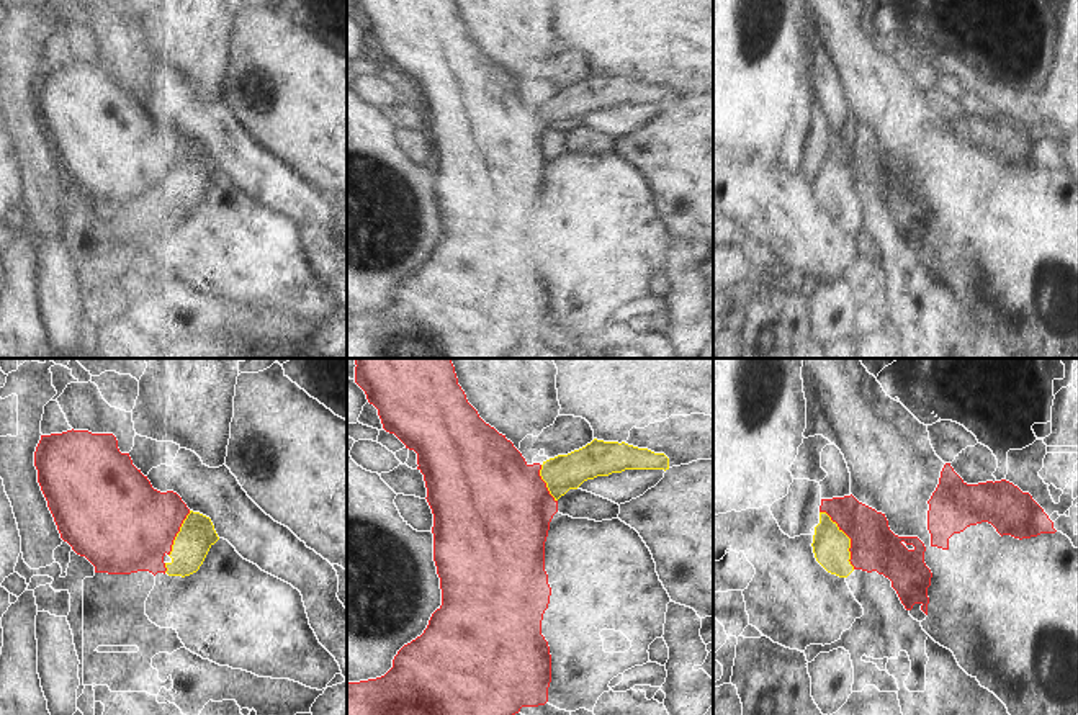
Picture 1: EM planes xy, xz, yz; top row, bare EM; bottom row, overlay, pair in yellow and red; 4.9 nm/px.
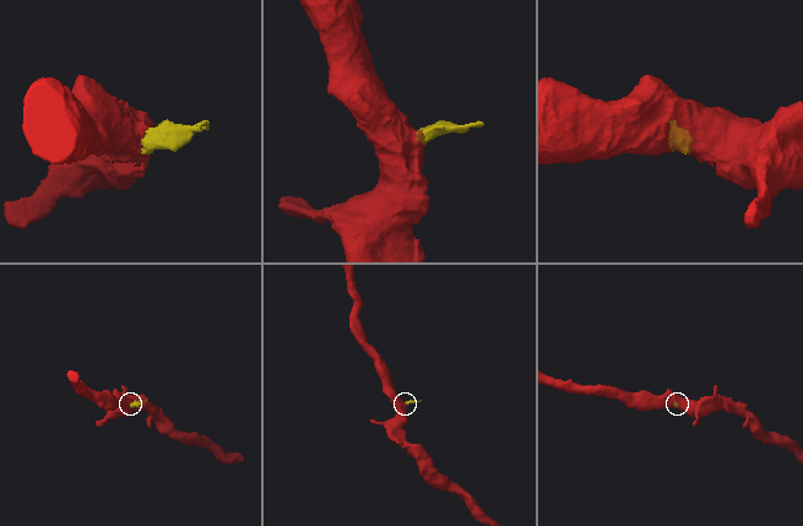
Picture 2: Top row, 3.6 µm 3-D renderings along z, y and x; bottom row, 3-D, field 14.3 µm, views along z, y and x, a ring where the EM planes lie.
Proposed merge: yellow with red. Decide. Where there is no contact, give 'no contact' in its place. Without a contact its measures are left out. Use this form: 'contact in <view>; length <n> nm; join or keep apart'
contact in yz; length 340 nm; keep apart

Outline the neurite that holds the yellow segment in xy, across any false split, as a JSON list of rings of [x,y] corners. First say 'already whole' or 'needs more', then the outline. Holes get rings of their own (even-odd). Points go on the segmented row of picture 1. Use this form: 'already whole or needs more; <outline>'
already whole; [[[190,510],[177,533],[170,563],[165,563],[168,576],[190,576],[200,569],[209,548],[219,540],[209,517]]]

